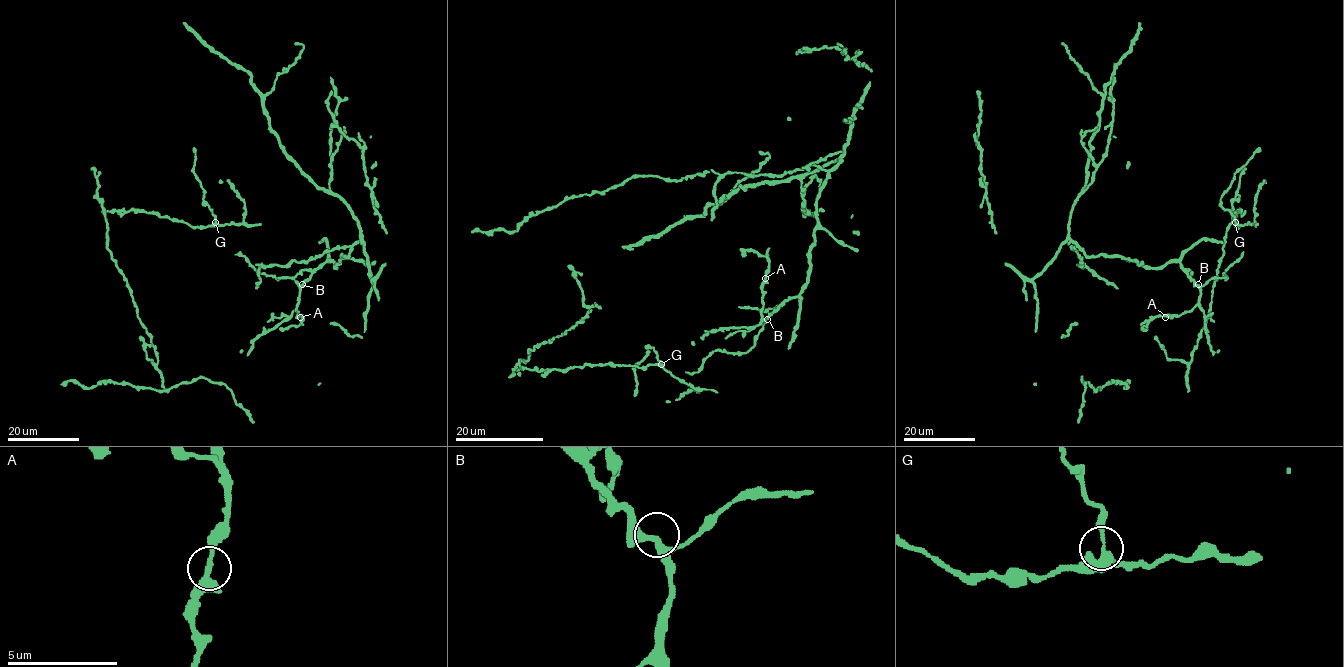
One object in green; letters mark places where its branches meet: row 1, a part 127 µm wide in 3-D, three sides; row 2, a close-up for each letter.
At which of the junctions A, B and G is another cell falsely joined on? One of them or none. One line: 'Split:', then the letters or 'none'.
Split: G

